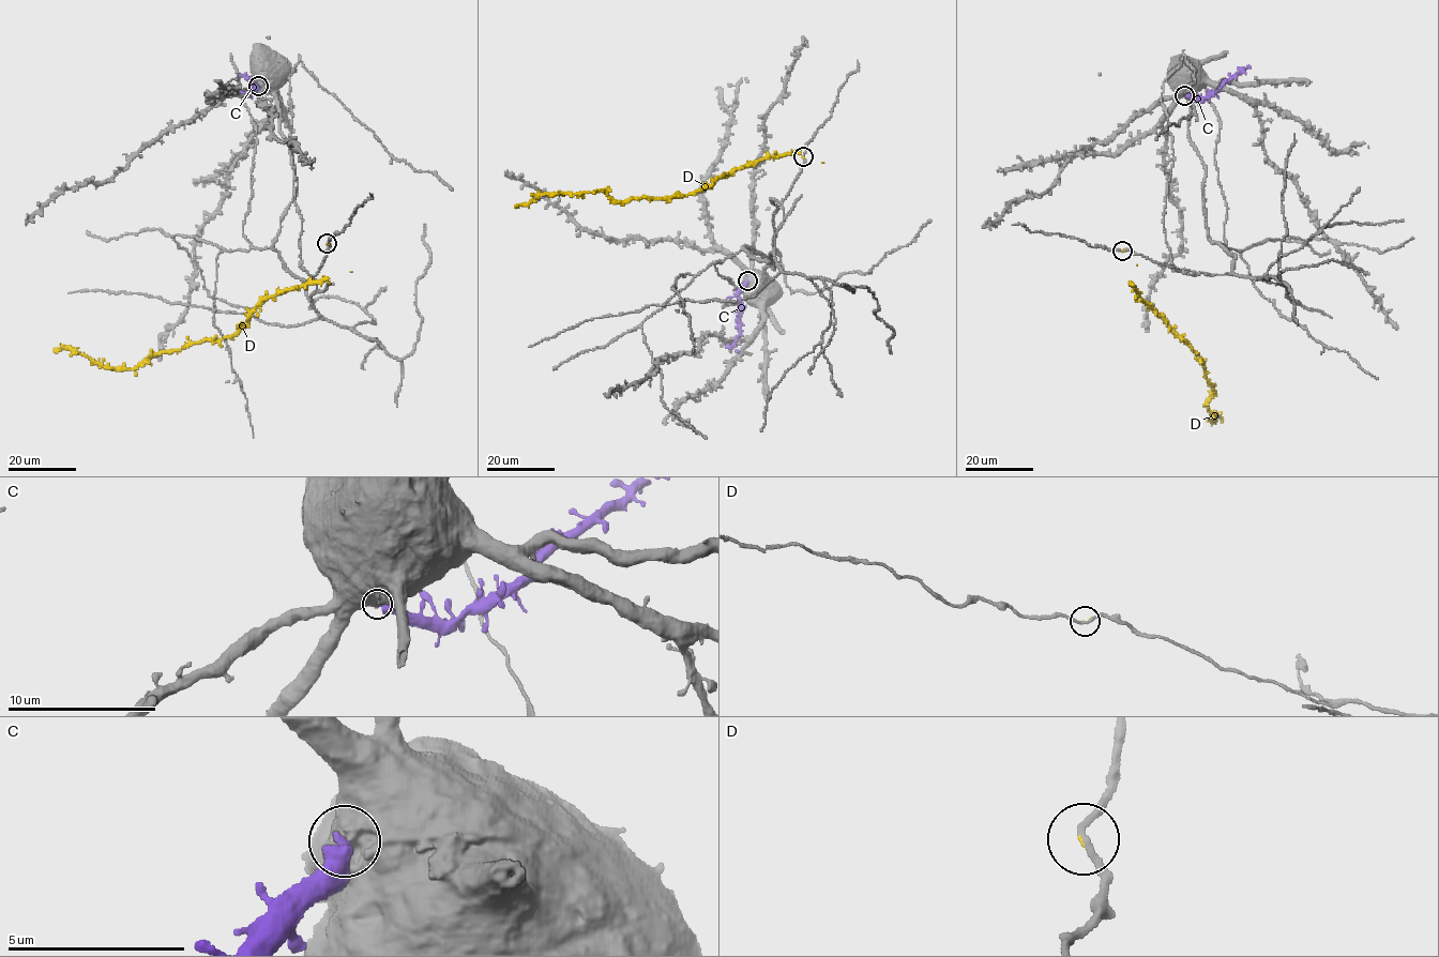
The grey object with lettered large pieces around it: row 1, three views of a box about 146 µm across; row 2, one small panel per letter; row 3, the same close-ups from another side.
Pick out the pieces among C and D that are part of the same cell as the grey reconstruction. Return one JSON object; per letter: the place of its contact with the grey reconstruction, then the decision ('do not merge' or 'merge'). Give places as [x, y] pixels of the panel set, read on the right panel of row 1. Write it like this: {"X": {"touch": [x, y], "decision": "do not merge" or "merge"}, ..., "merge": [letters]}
{"C": {"touch": [1184, 95], "decision": "do not merge"}, "D": {"touch": [1122, 251], "decision": "do not merge"}, "merge": []}

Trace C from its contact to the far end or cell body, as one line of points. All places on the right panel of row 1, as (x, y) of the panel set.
C: (1184, 95), (1210, 96), (1232, 75), (1251, 67)

